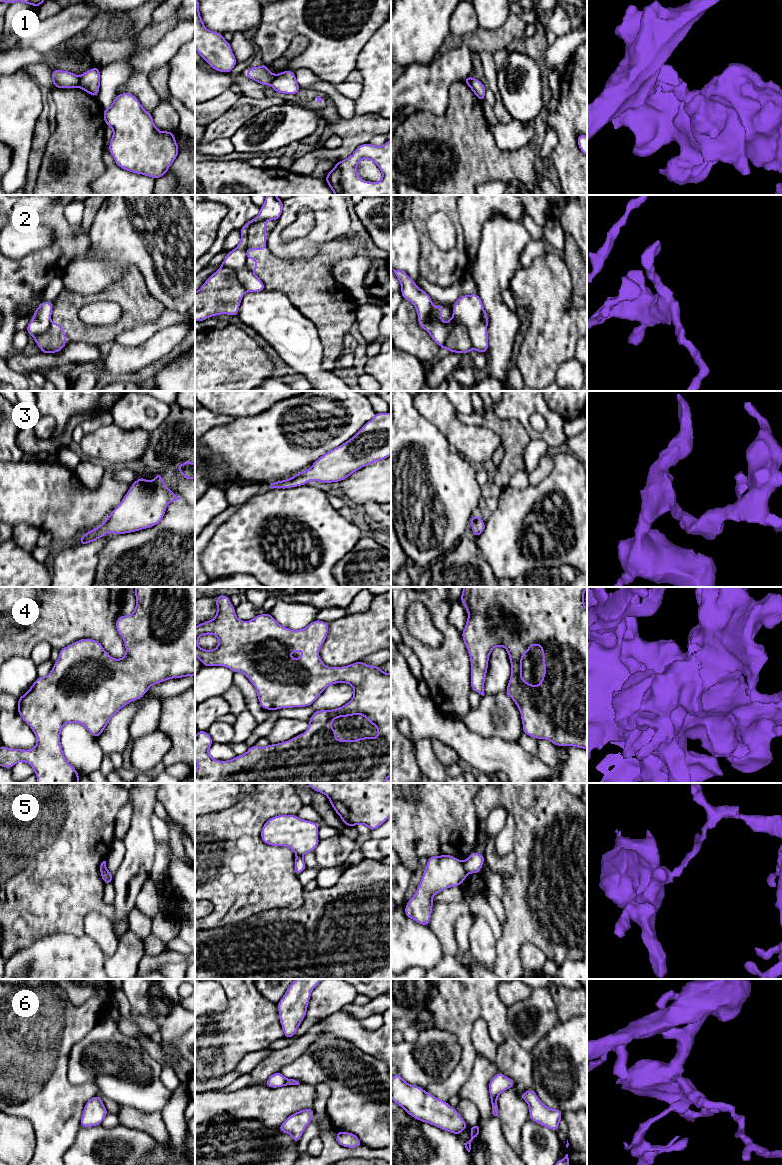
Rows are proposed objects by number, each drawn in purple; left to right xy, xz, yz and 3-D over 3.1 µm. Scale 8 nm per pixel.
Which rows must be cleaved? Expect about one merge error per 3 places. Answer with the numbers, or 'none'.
1, 2, 5

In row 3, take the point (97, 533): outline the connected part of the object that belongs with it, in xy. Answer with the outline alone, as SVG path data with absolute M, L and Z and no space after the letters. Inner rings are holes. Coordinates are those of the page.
M156 474L150 482L143 477L136 480L107 519L81 536L79 545L91 543L110 532L126 534L157 525L163 519L167 505L181 500L163 483L162 475Z

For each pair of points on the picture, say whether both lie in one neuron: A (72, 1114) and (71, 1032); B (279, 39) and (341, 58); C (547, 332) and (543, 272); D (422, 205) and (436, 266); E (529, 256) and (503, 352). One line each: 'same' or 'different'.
A: same
B: same
C: same
D: same
E: different

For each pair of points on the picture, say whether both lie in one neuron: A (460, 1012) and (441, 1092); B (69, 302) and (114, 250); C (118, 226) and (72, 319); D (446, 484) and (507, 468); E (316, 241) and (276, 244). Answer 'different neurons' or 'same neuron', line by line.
A: same neuron
B: different neurons
C: different neurons
D: different neurons
E: same neuron

